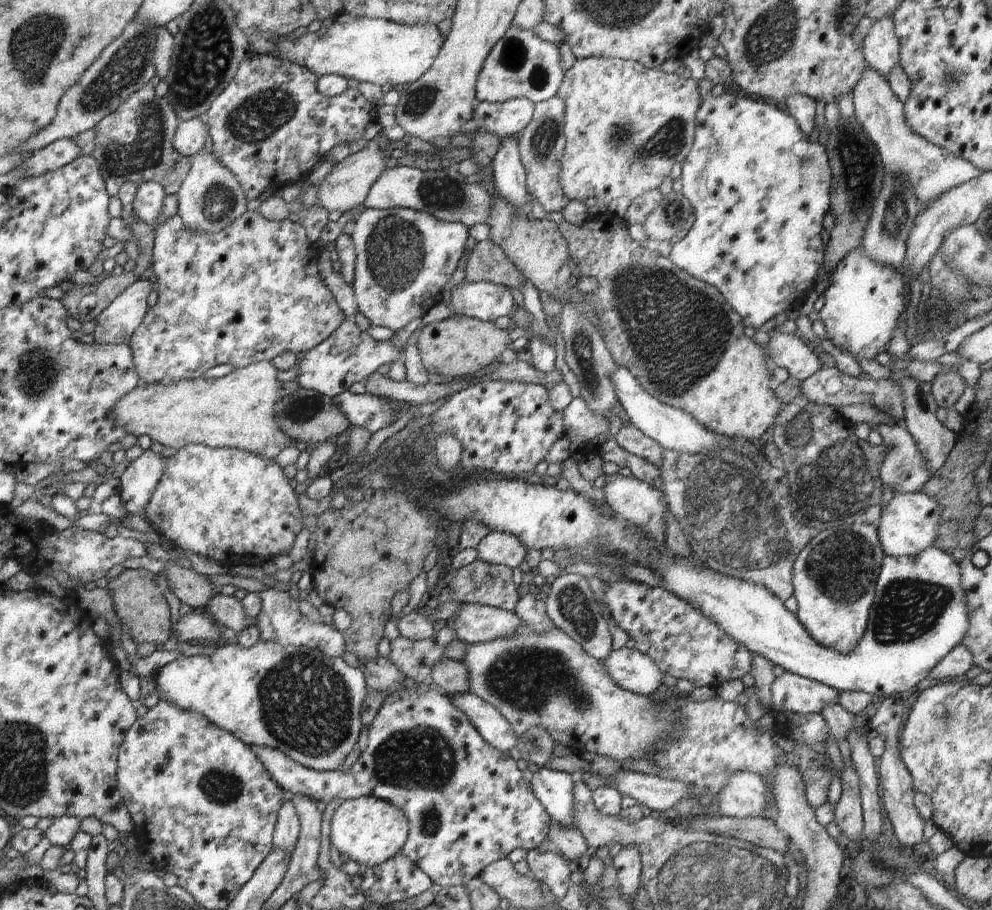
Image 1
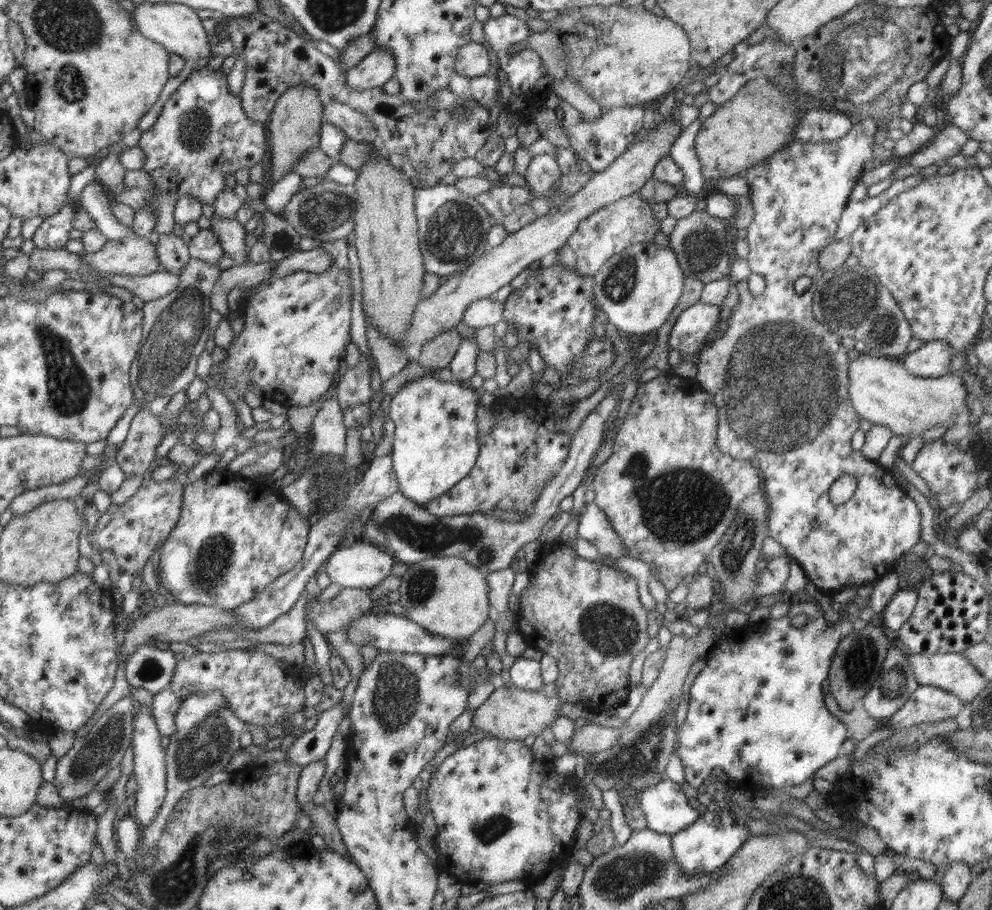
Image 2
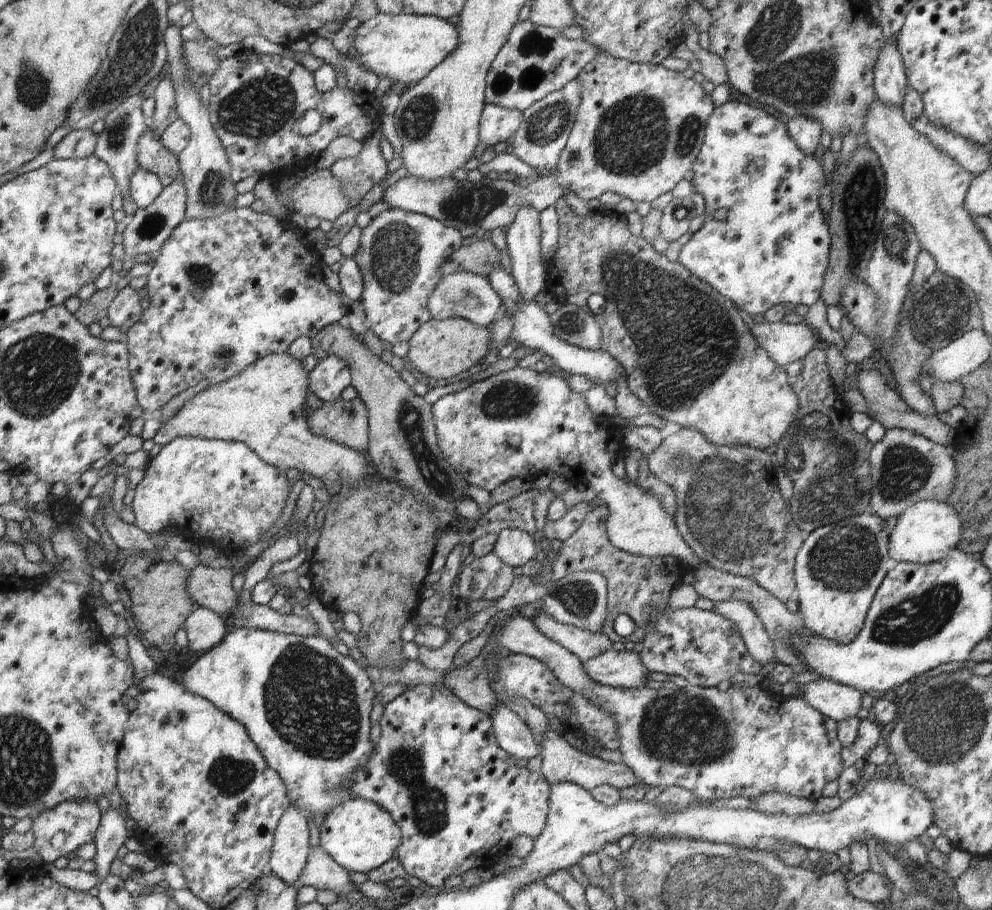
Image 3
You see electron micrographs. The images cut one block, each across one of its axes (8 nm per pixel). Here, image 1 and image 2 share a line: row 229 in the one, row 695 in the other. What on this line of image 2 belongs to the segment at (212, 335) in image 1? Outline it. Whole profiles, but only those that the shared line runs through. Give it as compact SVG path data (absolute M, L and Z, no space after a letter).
M222 648L219 652L198 652L177 662L168 689L153 696L152 715L160 734L170 737L176 732L176 713L184 698L196 692L218 690L228 702L228 709L232 709L232 713L236 713L242 721L258 726L282 723L291 720L294 713L305 708L304 692L296 685L296 681L306 678L301 669L258 650L246 652Z

